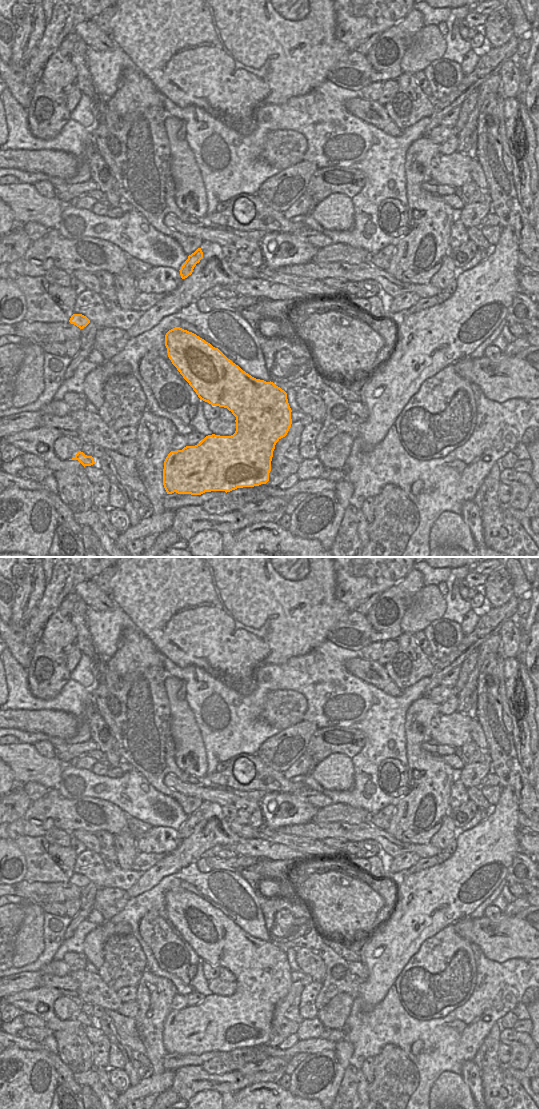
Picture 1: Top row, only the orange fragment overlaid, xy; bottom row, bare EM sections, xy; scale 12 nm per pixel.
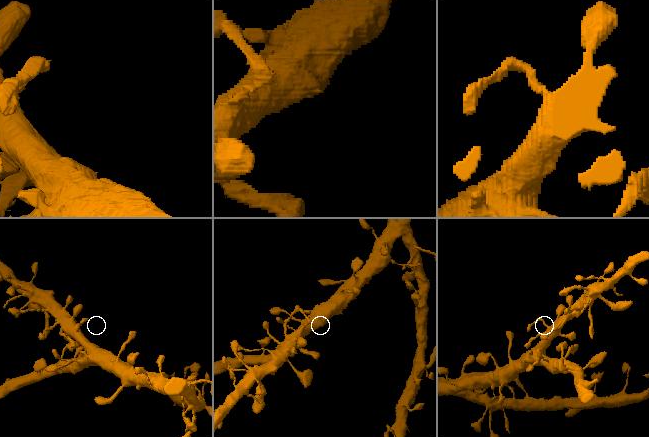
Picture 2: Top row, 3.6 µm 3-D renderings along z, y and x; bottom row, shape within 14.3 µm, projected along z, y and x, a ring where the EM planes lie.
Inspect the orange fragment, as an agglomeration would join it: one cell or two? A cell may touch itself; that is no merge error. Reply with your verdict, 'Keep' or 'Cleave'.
Keep.

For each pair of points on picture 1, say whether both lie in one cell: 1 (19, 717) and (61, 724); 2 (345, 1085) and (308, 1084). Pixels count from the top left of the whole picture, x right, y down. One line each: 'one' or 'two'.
1: one
2: two

